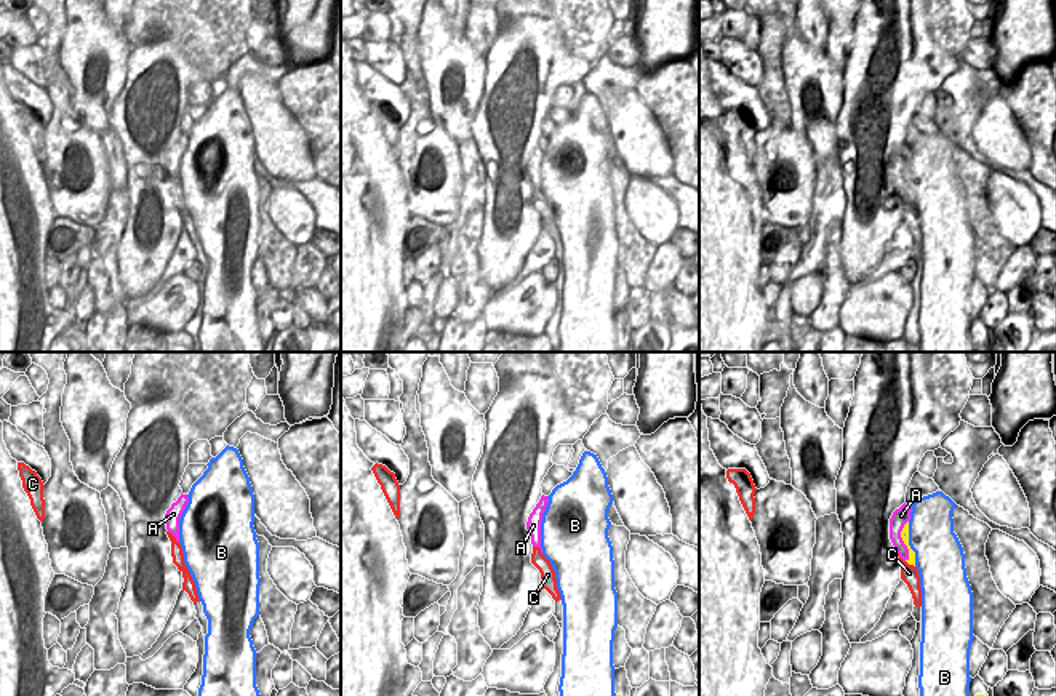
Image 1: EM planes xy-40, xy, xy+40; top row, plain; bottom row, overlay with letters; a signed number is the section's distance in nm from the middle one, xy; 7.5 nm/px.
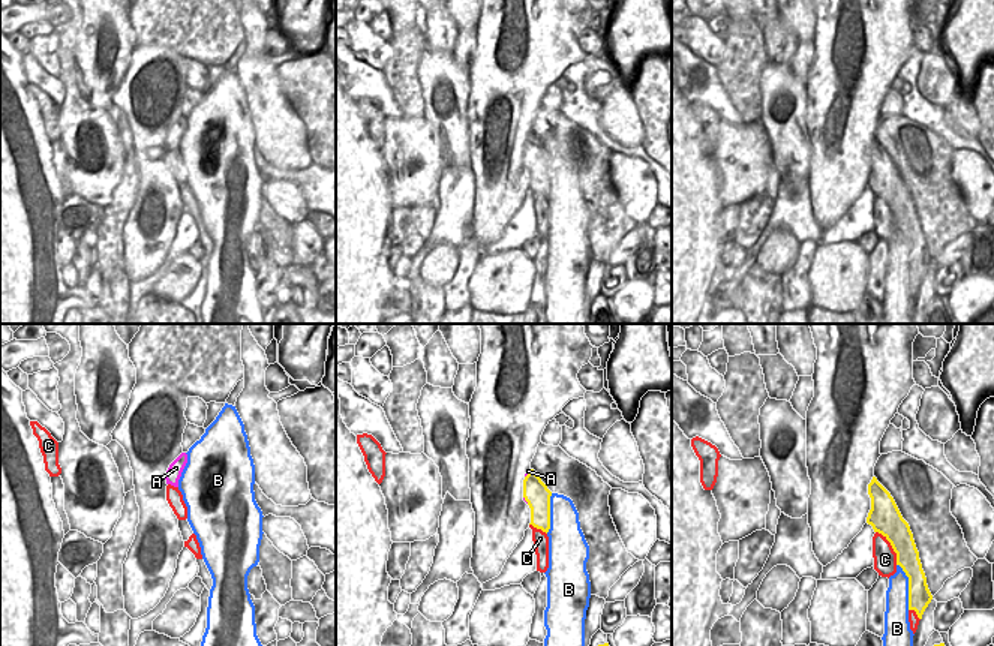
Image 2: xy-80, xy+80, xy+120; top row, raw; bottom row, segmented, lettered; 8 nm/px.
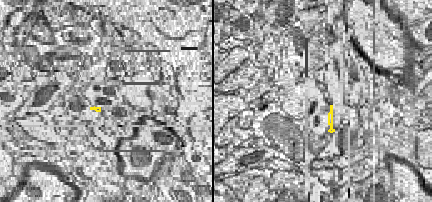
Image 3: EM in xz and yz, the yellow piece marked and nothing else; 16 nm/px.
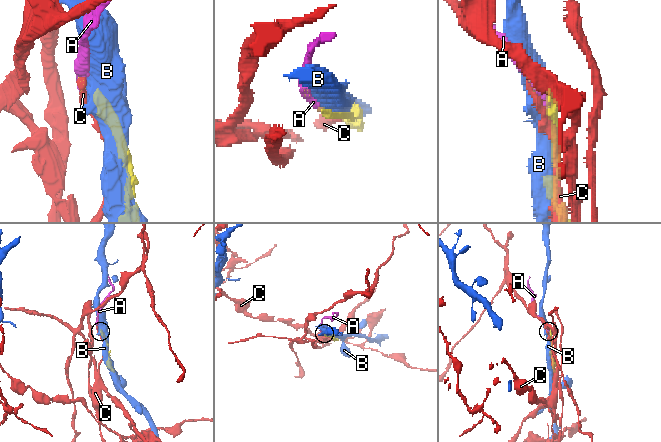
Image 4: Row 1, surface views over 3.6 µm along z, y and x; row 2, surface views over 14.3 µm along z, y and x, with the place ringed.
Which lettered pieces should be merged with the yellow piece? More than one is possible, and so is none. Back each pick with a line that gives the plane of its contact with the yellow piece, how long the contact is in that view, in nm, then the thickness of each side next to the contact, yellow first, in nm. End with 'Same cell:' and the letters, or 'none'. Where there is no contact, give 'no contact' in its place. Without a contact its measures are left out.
A: contact in xy+40; length 320 nm; calibres 70 and 130 nm
Same cell: A

